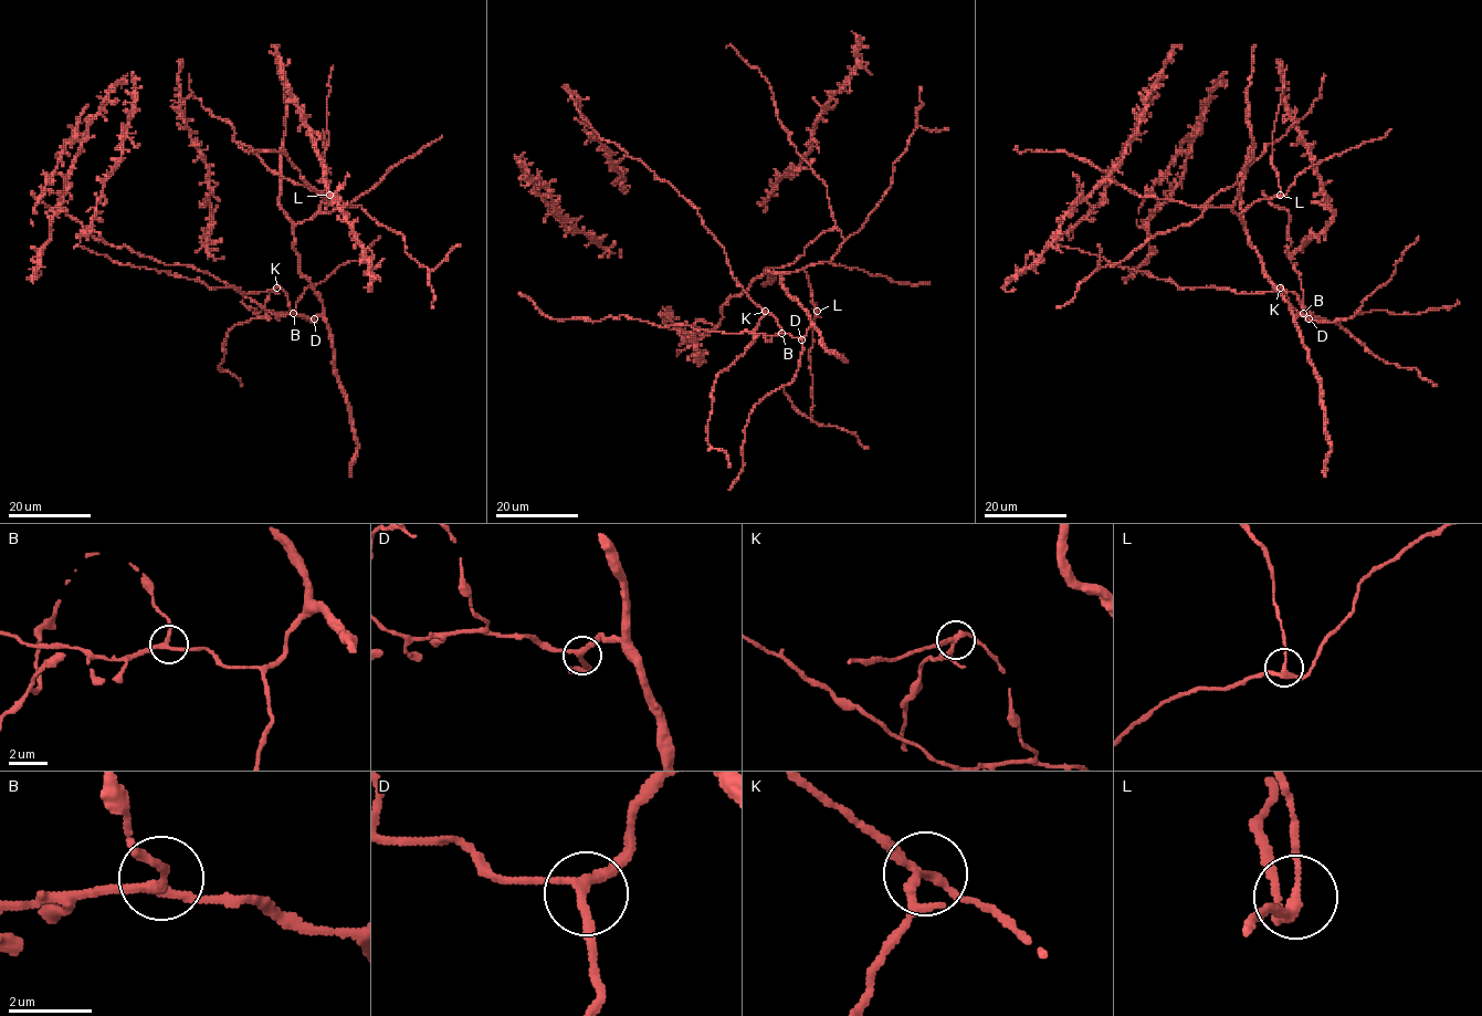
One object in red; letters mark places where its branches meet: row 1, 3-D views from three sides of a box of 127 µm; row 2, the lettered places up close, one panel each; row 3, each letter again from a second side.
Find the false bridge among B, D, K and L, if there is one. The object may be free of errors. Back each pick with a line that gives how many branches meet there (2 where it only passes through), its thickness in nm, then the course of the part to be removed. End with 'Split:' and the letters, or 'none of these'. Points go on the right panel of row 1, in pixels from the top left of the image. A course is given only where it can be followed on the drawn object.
K: 3 | 200 nm | (1280, 287), (1294, 292), (1312, 315), (1335, 322), (1389, 364), (1418, 370), (1436, 387)
Split: K

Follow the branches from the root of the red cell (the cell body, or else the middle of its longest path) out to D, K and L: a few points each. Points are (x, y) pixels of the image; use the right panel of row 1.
D: (1180, 289), (1216, 286), (1237, 293), (1274, 289), (1294, 292), (1309, 318)
K: (1180, 289), (1216, 286), (1237, 293), (1257, 293), (1280, 287)
L: (1180, 289), (1294, 292), (1307, 317), (1294, 315), (1264, 274), (1261, 257), (1239, 215), (1255, 201), (1280, 195)

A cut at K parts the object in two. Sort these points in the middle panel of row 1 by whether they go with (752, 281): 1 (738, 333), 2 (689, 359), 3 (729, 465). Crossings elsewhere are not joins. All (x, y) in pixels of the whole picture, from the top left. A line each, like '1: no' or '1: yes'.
1: yes
2: yes
3: no

